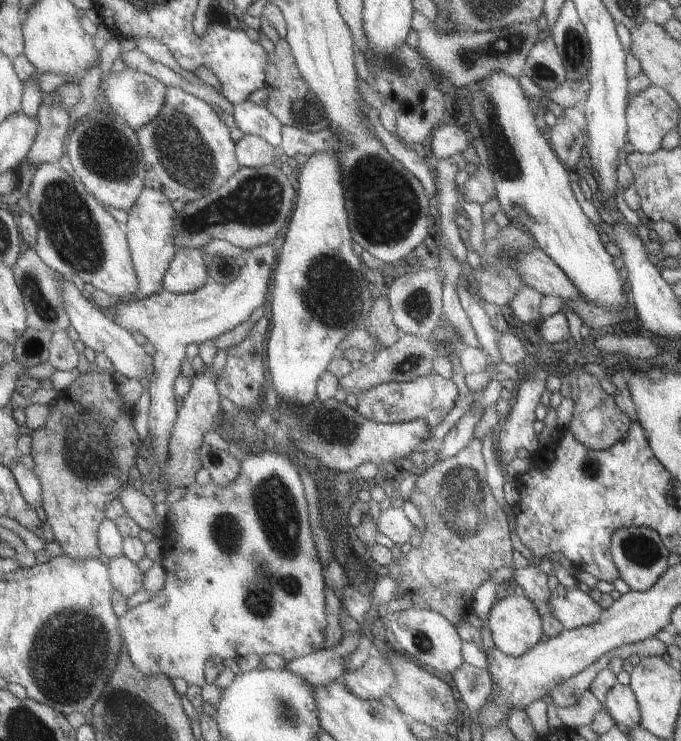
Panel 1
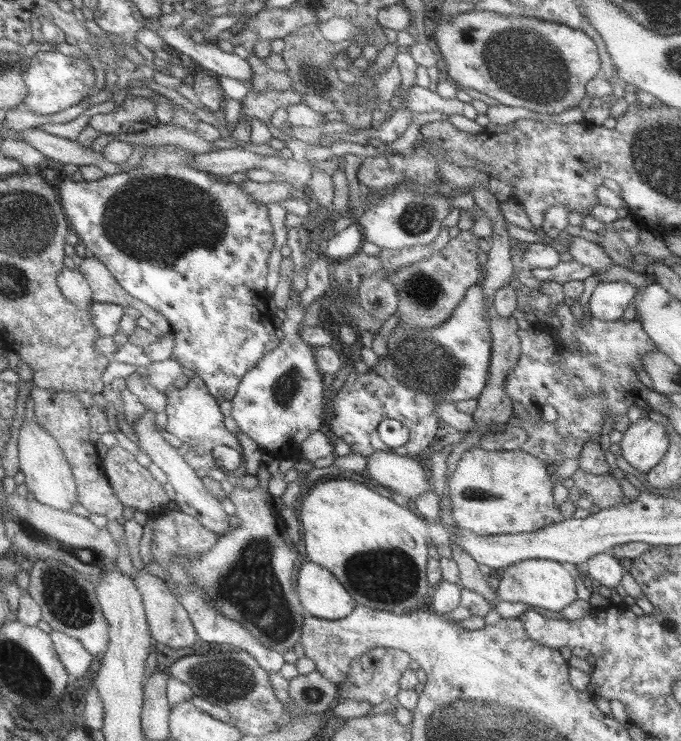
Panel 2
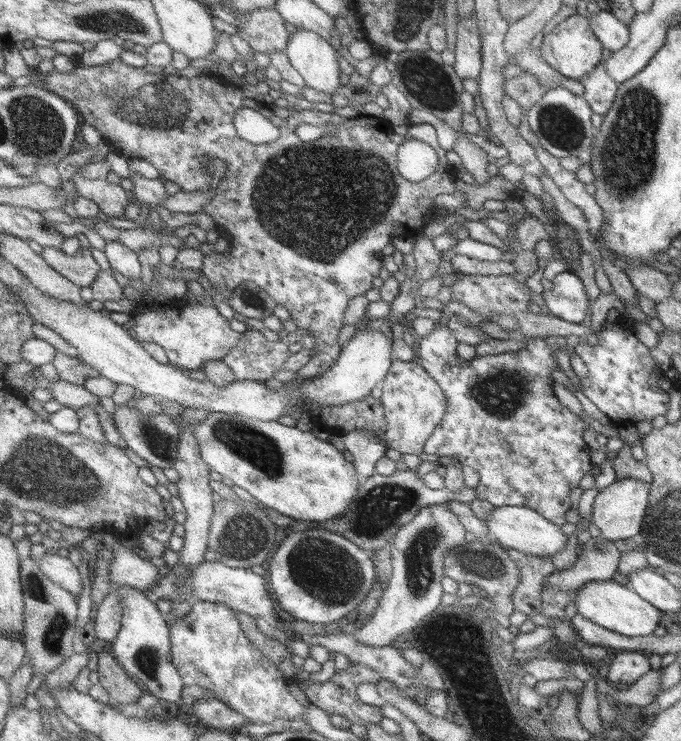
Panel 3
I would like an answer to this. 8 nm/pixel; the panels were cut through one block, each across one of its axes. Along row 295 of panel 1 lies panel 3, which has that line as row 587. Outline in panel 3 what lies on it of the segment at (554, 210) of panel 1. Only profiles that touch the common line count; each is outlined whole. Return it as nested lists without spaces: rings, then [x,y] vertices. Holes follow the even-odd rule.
[[[613,580],[589,581],[579,587],[573,598],[575,612],[581,619],[589,620],[601,628],[628,636],[647,636],[659,626],[660,611],[634,594],[627,585],[619,585]]]

